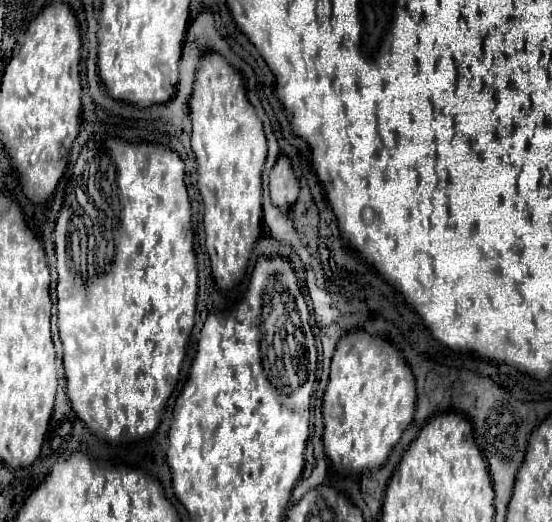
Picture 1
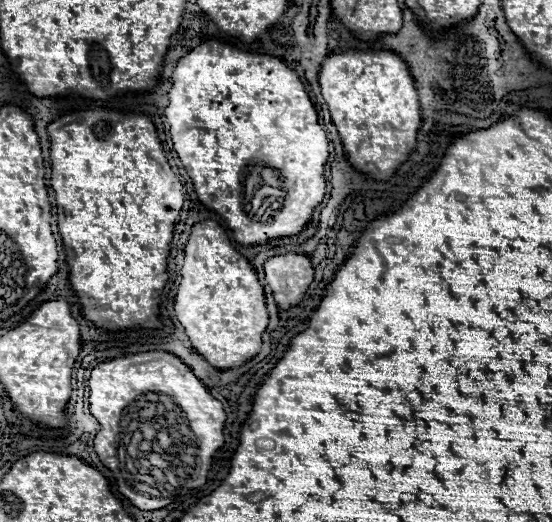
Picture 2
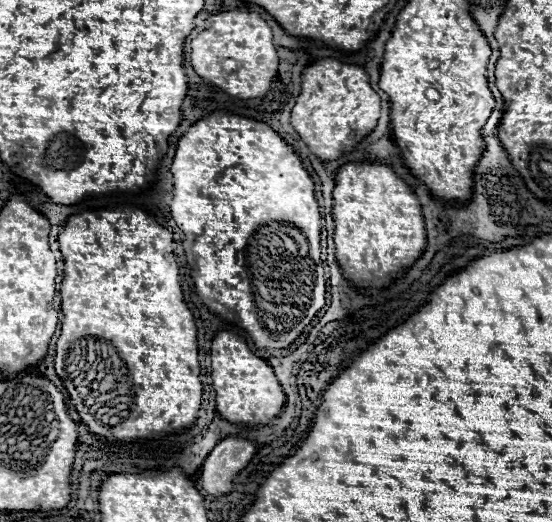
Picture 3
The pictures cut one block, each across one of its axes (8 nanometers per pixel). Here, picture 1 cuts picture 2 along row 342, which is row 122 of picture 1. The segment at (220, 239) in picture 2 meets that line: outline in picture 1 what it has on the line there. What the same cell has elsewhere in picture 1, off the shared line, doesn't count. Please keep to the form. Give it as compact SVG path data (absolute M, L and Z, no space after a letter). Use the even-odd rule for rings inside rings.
M208 52L200 60L196 72L194 94L190 100L190 118L192 118L192 150L198 160L198 190L204 200L204 230L206 230L206 250L212 262L212 276L216 286L222 292L232 290L242 282L246 266L254 248L254 242L260 236L262 228L262 168L266 162L266 136L260 118L250 104L242 76L214 52Z

